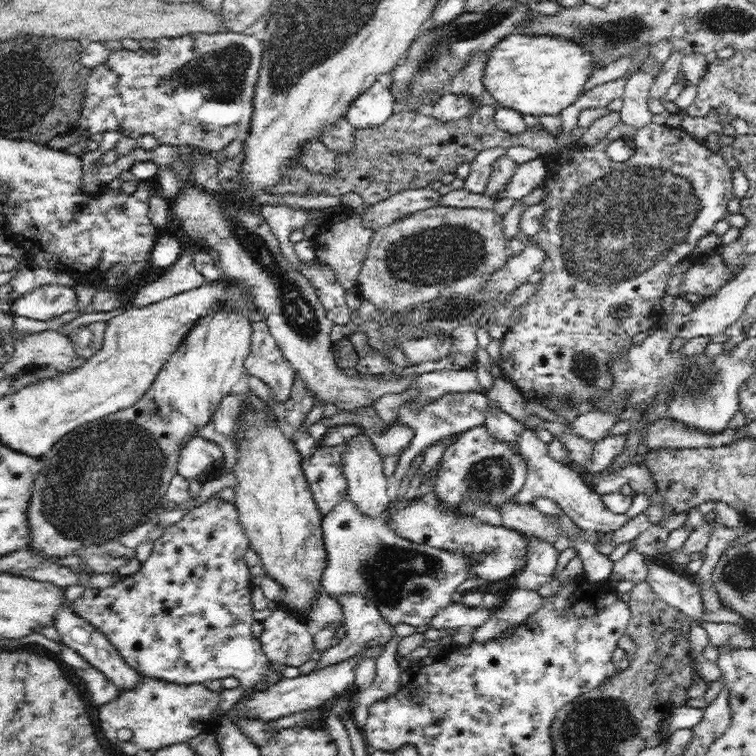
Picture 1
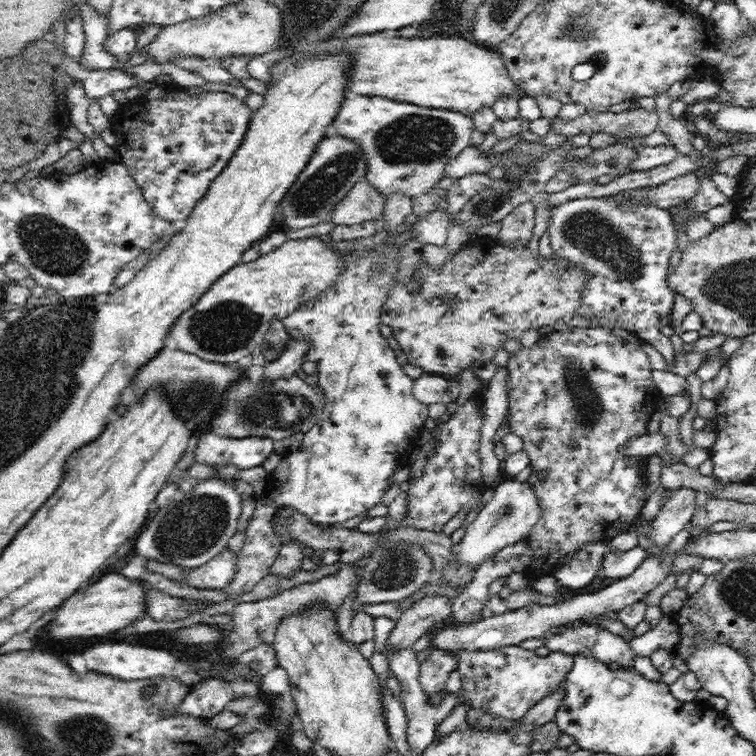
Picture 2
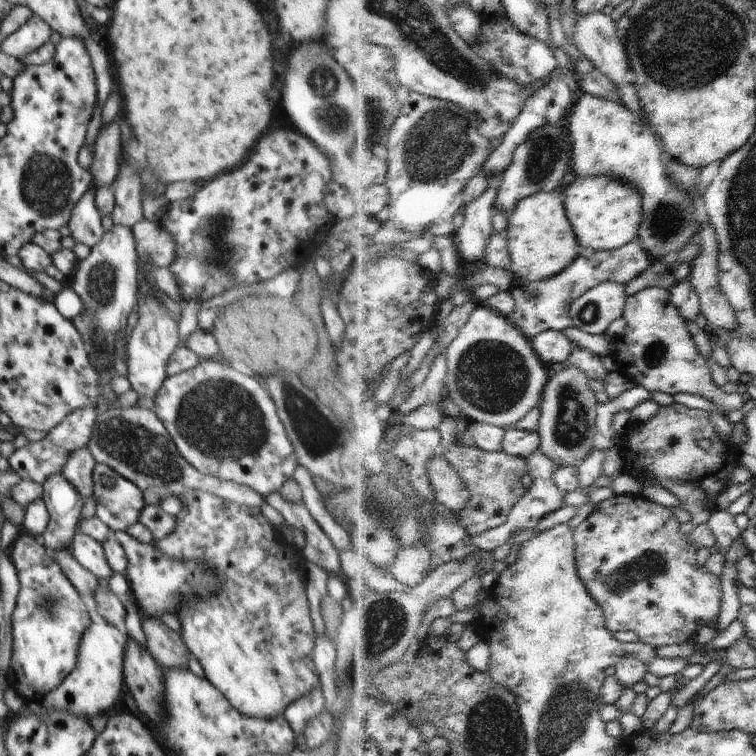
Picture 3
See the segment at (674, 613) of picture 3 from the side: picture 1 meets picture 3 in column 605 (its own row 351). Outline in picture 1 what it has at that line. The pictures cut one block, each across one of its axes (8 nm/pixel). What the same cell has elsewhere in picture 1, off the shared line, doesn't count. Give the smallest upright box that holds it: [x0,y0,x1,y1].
[500,120,734,411]

